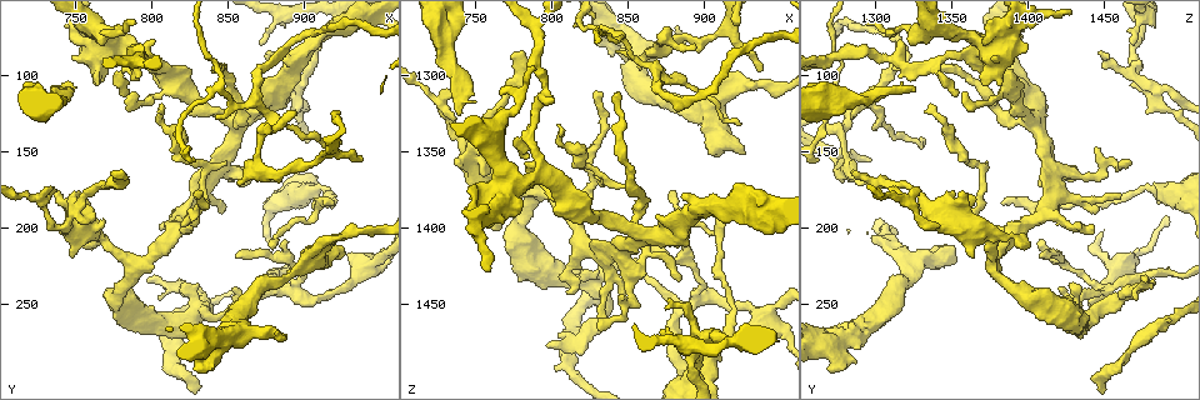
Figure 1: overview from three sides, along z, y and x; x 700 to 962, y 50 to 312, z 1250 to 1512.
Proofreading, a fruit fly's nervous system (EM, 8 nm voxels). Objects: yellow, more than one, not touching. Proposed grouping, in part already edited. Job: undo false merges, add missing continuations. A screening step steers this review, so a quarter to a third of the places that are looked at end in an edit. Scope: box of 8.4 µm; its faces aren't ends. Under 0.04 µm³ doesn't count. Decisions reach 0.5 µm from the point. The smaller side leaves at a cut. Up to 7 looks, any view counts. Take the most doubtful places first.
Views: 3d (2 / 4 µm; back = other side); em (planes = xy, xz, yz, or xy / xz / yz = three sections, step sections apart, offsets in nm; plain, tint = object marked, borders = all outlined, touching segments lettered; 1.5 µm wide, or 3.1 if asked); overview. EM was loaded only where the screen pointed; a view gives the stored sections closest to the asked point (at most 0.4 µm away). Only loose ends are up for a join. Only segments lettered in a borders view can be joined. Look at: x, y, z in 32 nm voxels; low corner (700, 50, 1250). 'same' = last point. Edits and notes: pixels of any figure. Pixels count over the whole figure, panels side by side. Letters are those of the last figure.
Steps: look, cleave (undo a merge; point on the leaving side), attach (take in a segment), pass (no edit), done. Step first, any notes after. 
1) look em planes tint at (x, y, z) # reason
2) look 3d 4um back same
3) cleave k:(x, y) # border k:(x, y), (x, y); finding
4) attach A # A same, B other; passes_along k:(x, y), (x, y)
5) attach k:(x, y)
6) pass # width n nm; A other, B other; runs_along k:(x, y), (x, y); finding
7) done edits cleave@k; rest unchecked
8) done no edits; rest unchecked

look 3d 4um at (740, 110, 1326) # free end

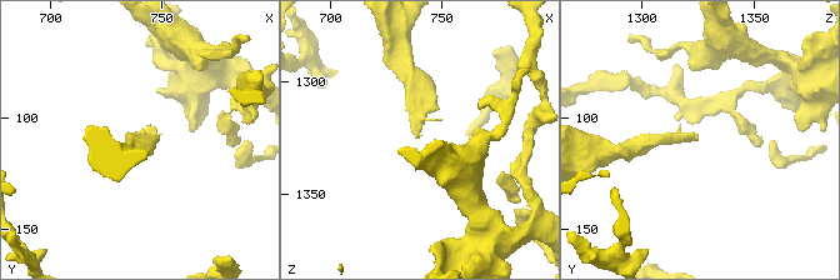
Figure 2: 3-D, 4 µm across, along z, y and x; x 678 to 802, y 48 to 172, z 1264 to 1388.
look em planes borders at (740, 109, 1325)

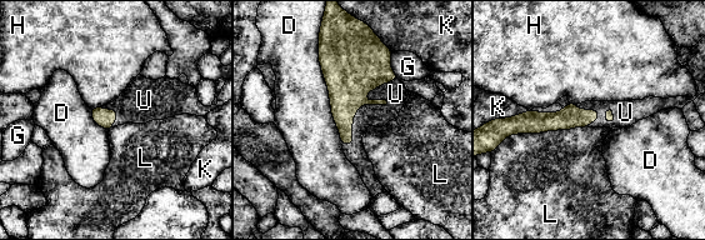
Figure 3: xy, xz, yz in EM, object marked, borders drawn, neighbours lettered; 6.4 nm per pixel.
attach U # D other, G other, H other, K other, L other, U same; passes_along 3:(349, 79), (379, 104), (394, 91); the cell continues

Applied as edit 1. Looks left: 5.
look overview

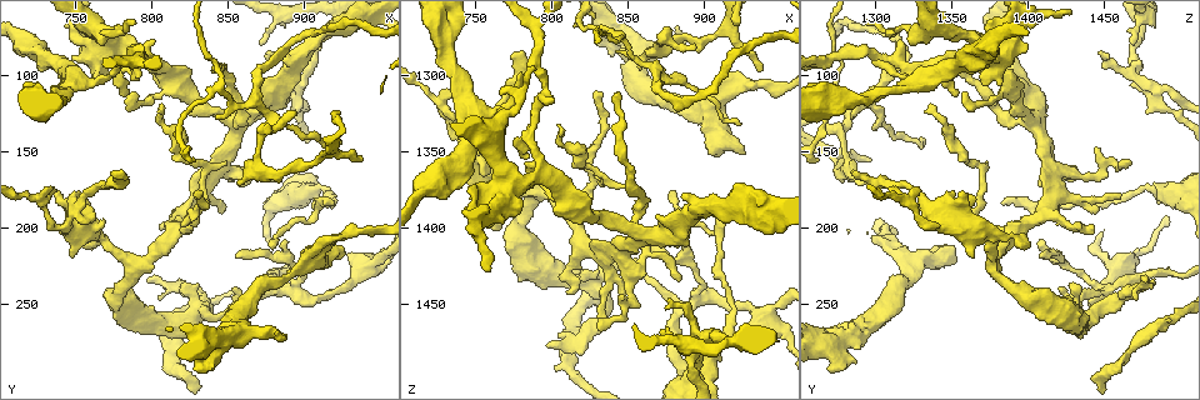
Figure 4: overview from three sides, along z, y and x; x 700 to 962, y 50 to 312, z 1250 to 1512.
look em planes borders at (940, 156, 1296) # branch stops here

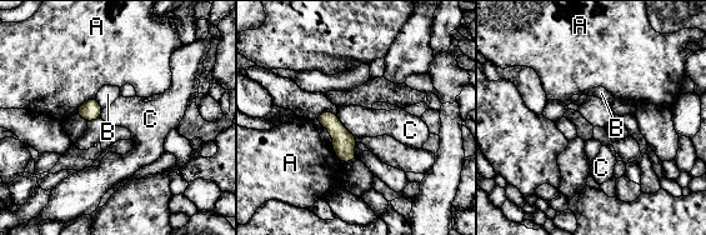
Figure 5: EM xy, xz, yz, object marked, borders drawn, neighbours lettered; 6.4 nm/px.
pass # A other, B other, C other; border 5:(95, 96), (86, 100), (75, 113); none of them fits

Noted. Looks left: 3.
look 3d 2um at (876, 242, 1444) # sharp bend

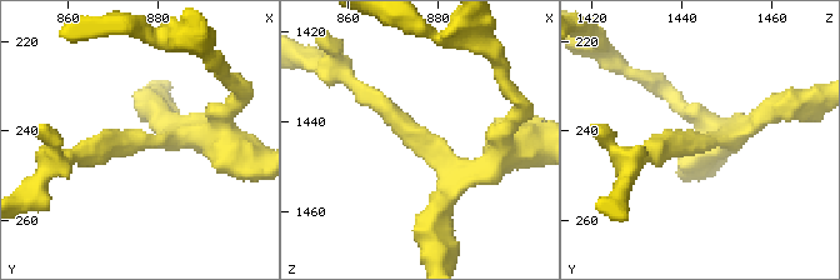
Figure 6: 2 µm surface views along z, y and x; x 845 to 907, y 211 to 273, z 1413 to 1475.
look em planes borders at (877, 242, 1444) # arms 3; now the EM

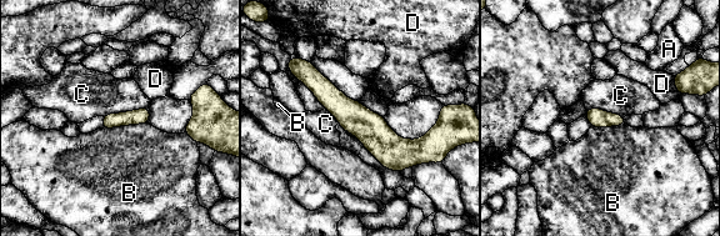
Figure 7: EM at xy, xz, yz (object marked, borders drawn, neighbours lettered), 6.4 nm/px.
pass # longest_contact C 300 nm; A other, B other, C other, D other; border 7:(148, 106), (103, 116); all the same cell

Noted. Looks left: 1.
done edits attach@3; rest unchecked

